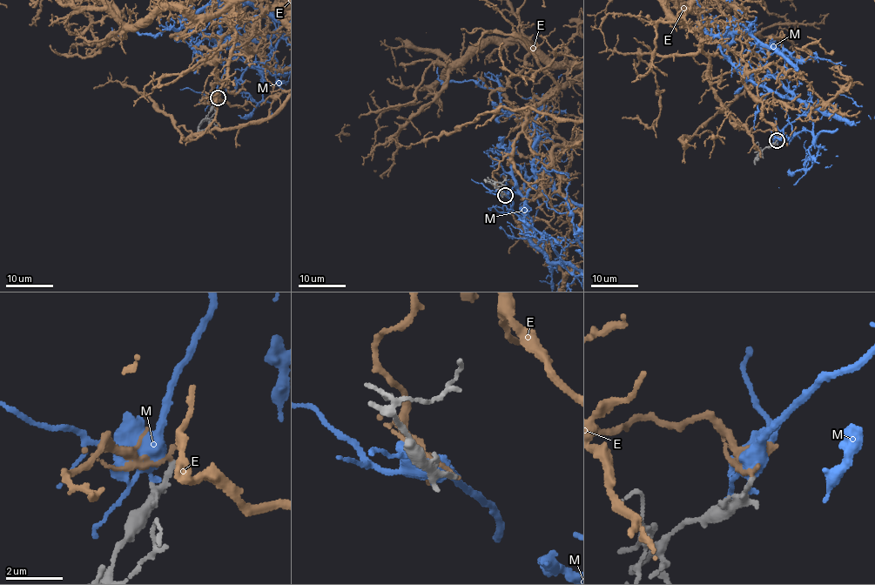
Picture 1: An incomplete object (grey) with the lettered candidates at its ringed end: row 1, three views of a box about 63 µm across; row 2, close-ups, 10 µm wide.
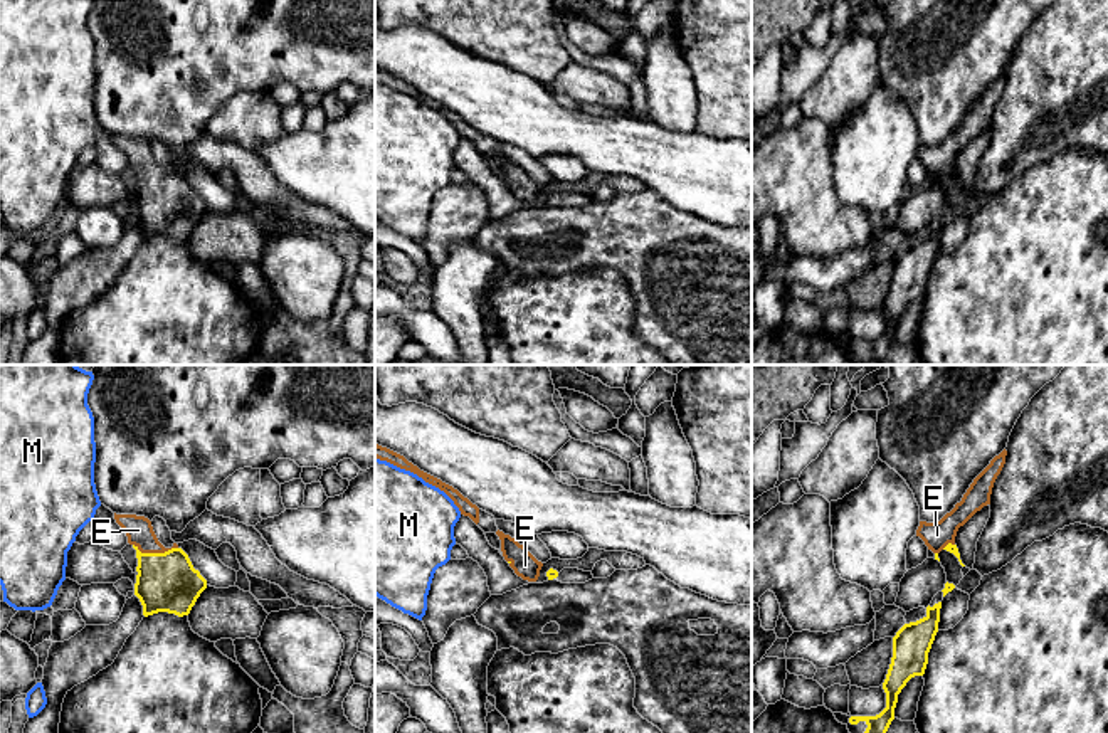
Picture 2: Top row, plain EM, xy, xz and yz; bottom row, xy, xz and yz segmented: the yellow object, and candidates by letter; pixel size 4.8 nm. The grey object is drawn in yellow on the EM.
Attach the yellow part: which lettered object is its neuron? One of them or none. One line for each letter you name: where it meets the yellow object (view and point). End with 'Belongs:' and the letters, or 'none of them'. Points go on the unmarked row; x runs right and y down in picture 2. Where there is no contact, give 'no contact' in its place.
E: xy (155, 177)
Belongs: E

